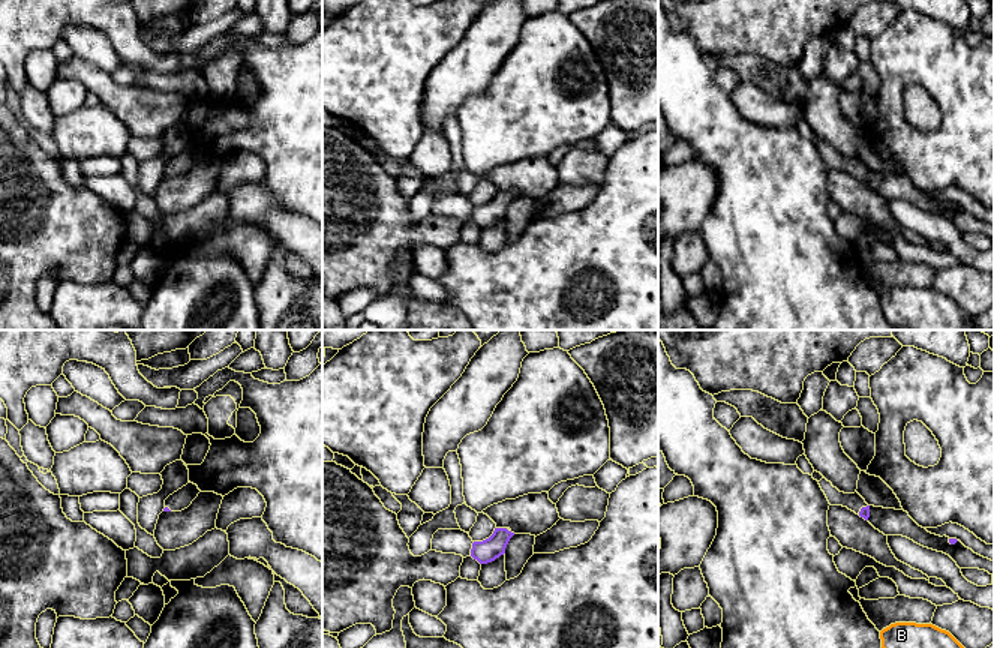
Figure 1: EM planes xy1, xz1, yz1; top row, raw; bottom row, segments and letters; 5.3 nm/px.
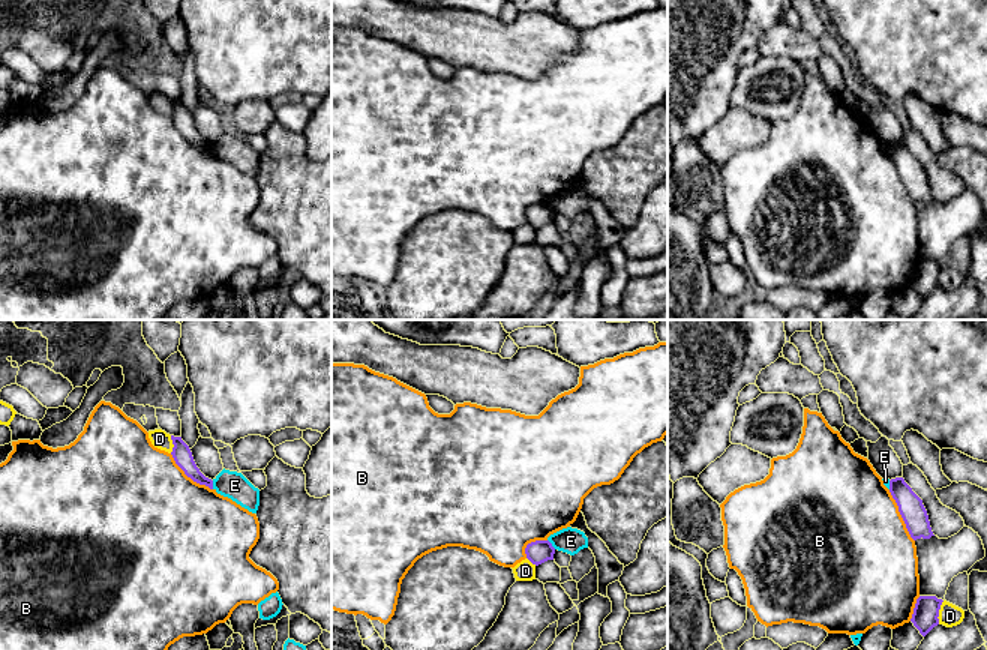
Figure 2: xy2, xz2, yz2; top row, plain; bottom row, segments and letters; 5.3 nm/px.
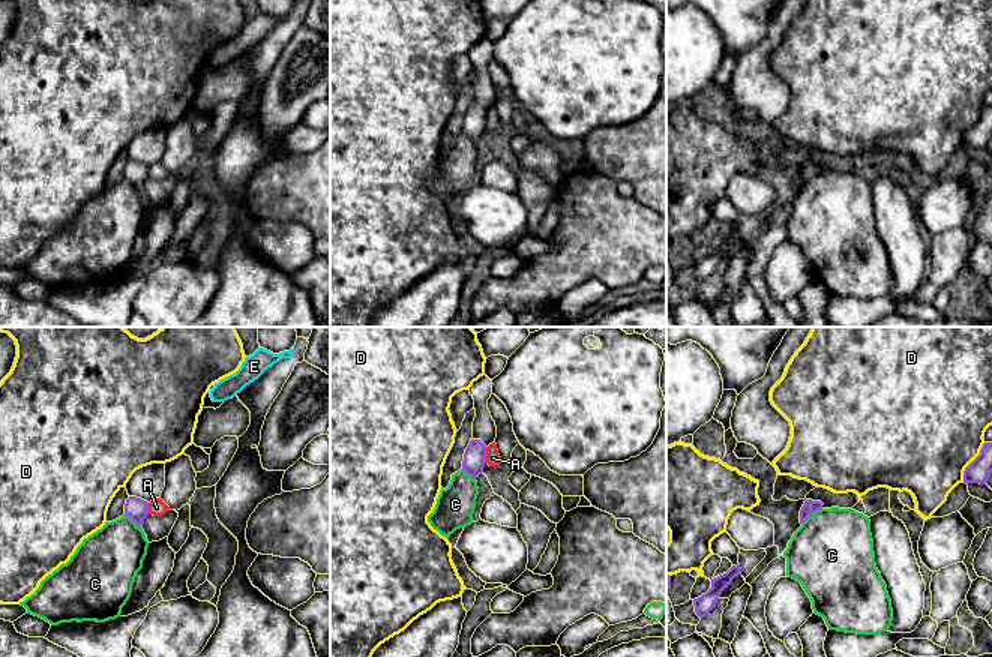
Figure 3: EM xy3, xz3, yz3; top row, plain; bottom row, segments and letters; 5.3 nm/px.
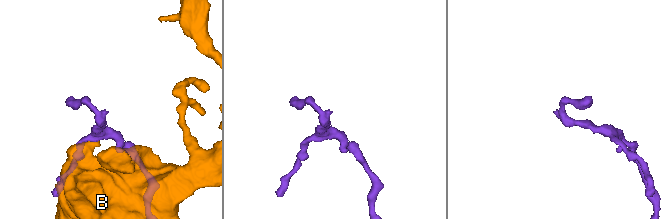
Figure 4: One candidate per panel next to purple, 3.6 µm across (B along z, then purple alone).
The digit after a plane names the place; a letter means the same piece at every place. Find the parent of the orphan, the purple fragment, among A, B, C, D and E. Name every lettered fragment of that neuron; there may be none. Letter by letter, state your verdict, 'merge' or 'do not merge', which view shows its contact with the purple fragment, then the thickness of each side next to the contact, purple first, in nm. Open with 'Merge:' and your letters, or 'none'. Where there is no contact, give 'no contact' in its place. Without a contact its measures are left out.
Merge: none
A: do not merge; contact in xz3; calibres 130 and 80 nm
B: do not merge; contact in yz2; calibres 140 and 500 nm
C: do not merge; contact in yz3; calibres 80 and 460 nm
D: do not merge; contact in yz3; calibres 130 and 500 nm
E: do not merge; contact in xz2; calibres 120 and 140 nm

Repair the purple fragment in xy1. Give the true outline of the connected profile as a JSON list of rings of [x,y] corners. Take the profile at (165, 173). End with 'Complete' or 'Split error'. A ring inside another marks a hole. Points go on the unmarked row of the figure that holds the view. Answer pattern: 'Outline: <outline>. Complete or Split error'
Outline: [[[189,146],[165,164],[163,176],[181,176],[187,172],[199,156],[198,150]]]. Split error

